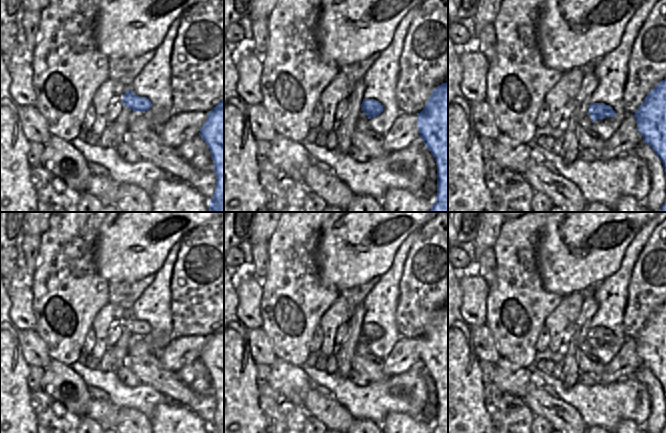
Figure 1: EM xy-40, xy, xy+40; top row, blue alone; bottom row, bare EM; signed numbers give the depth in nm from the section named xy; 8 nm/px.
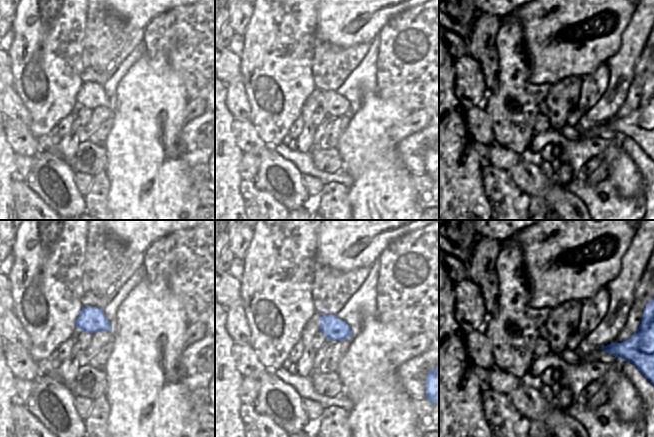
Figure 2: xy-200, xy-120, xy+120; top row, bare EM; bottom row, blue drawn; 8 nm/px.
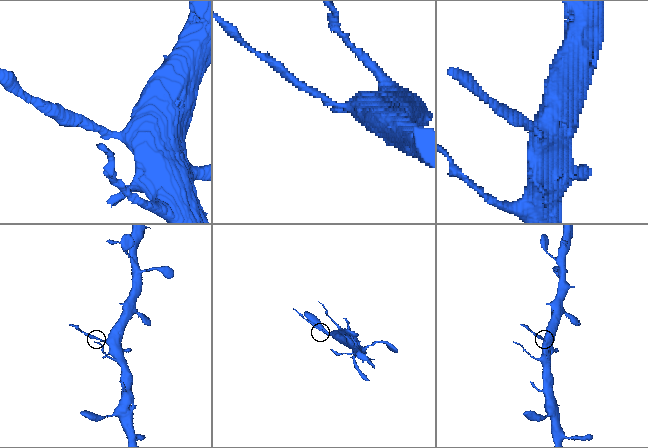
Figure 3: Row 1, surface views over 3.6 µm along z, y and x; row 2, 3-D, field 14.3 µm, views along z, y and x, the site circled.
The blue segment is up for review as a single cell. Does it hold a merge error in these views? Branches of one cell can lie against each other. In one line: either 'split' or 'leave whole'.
split

